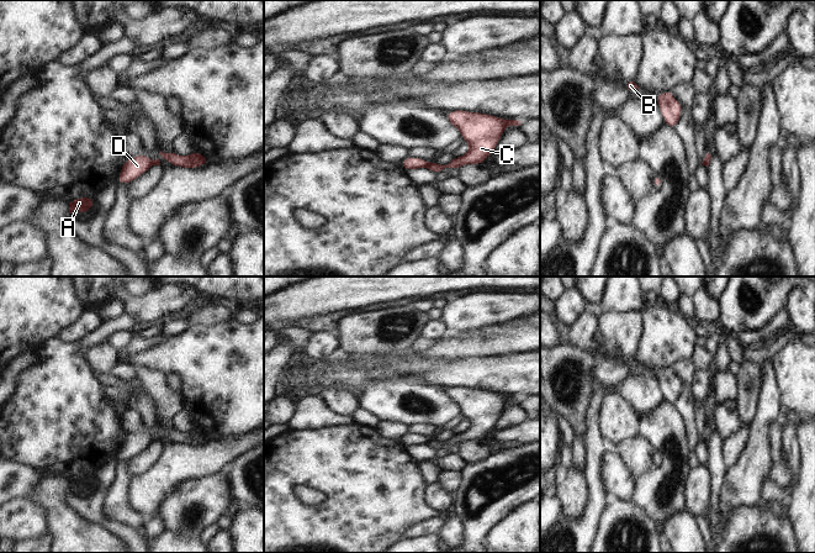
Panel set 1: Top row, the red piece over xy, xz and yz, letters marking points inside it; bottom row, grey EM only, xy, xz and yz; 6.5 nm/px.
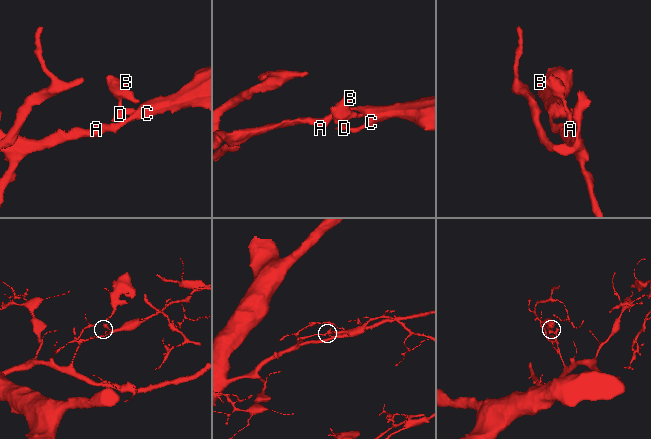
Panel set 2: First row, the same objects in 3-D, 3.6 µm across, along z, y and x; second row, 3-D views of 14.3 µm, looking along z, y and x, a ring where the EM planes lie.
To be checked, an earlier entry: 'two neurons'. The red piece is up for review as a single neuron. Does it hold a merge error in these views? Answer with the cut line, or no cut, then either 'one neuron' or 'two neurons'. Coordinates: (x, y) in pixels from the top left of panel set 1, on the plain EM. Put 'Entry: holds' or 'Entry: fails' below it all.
cut xz (429, 438), (425, 442); two neurons
Entry: holds

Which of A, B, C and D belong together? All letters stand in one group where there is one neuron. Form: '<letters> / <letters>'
A C / B D

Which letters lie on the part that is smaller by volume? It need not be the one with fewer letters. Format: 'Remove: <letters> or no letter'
Remove: B, D

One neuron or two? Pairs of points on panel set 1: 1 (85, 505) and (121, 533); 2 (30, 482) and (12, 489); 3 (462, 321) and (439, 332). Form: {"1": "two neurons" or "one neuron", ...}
{"1": "one neuron", "2": "one neuron", "3": "two neurons"}

